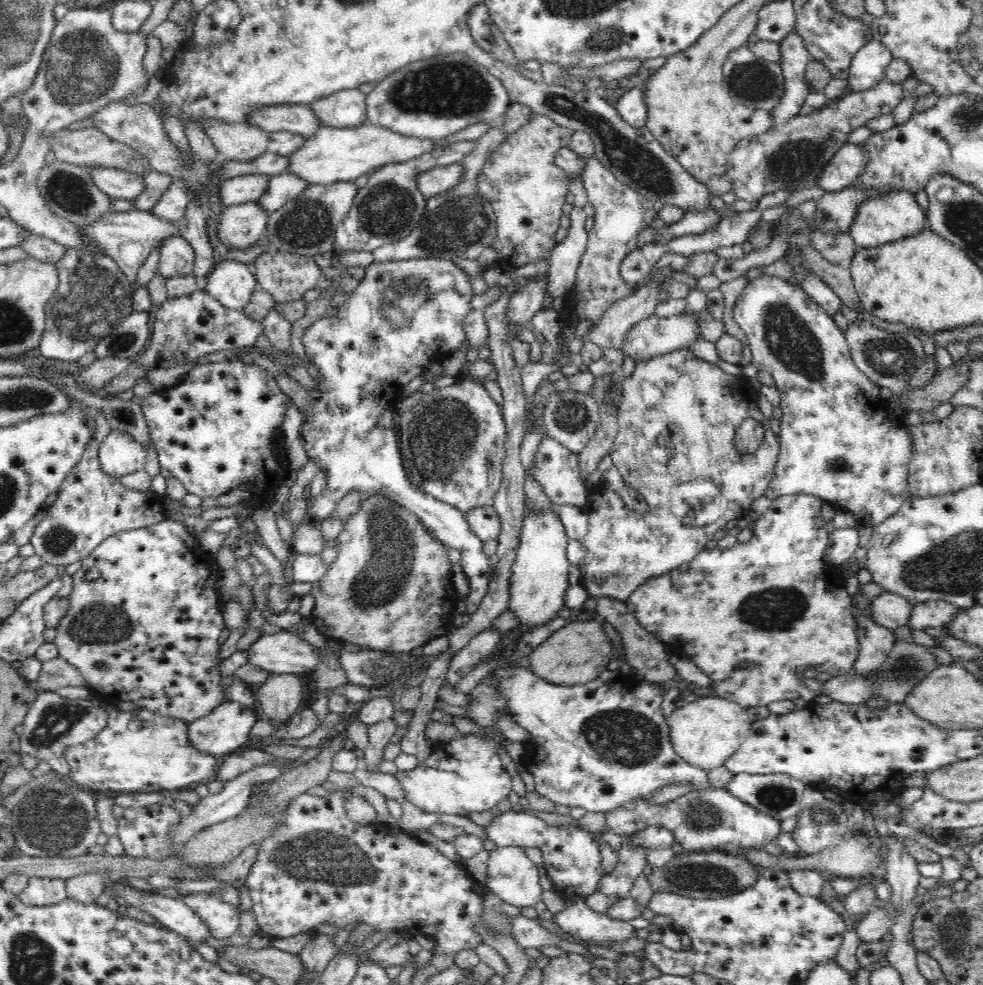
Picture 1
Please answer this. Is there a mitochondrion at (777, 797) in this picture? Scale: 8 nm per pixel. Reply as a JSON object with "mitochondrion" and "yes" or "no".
{"mitochondrion":"yes"}

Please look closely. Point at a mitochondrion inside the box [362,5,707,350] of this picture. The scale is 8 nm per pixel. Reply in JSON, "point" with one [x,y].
{"point":[454,89]}

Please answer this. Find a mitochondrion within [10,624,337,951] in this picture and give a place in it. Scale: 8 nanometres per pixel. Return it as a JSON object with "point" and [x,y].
{"point":[50,822]}

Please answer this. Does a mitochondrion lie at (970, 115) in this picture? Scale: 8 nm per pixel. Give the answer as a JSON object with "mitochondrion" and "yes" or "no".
{"mitochondrion":"yes"}

